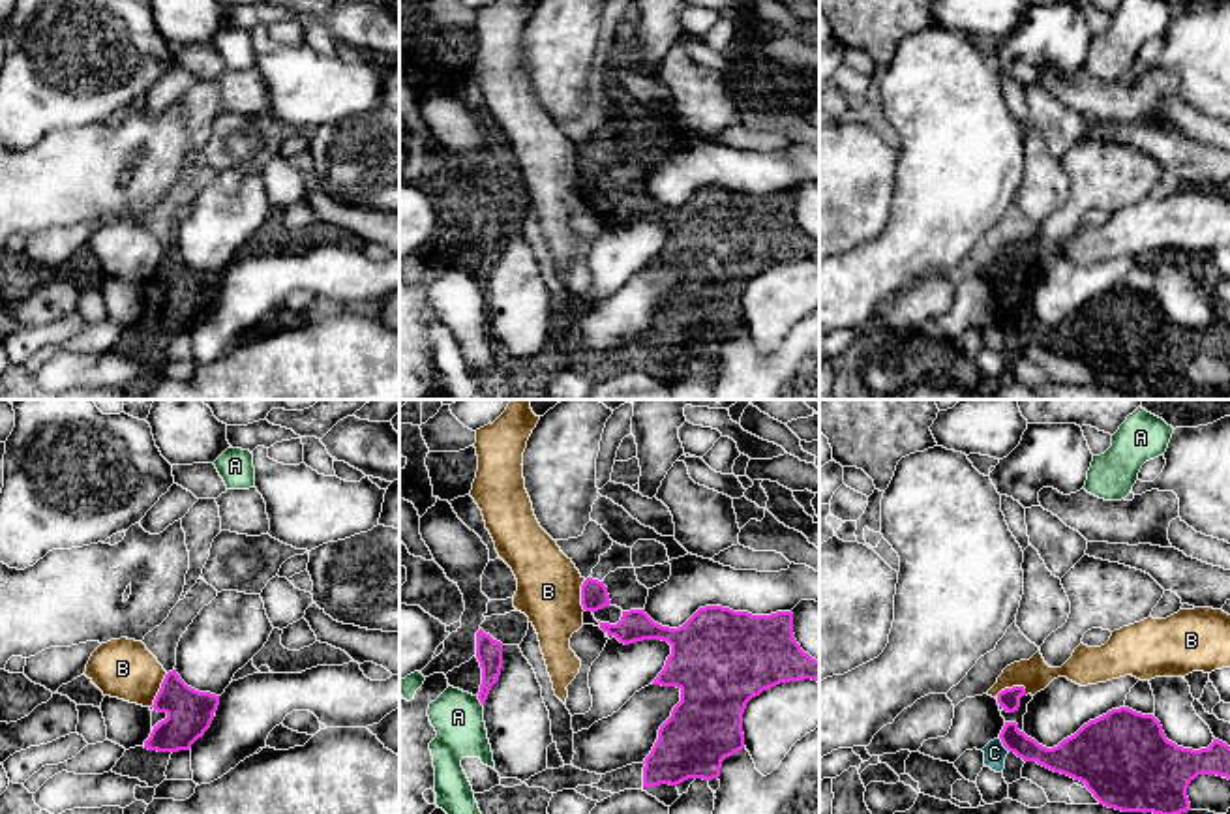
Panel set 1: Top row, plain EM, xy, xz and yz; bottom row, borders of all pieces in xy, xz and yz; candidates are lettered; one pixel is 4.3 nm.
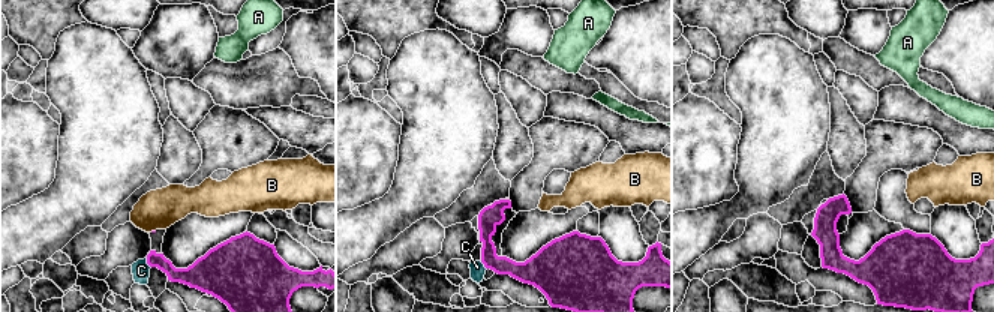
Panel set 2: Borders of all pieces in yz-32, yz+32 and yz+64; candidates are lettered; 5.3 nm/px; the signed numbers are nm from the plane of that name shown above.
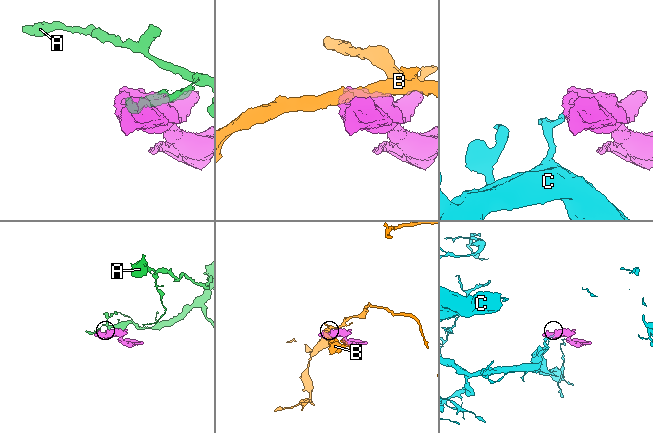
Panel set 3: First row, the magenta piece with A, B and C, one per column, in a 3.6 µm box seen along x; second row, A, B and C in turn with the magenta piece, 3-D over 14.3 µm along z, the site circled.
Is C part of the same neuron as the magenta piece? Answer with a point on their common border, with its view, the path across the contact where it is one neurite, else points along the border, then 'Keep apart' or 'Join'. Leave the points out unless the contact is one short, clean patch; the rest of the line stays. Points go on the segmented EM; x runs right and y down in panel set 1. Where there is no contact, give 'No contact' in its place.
Touches magenta at yz (1004, 745). Boundary: yz (998, 738), (1009, 751). Keep apart

